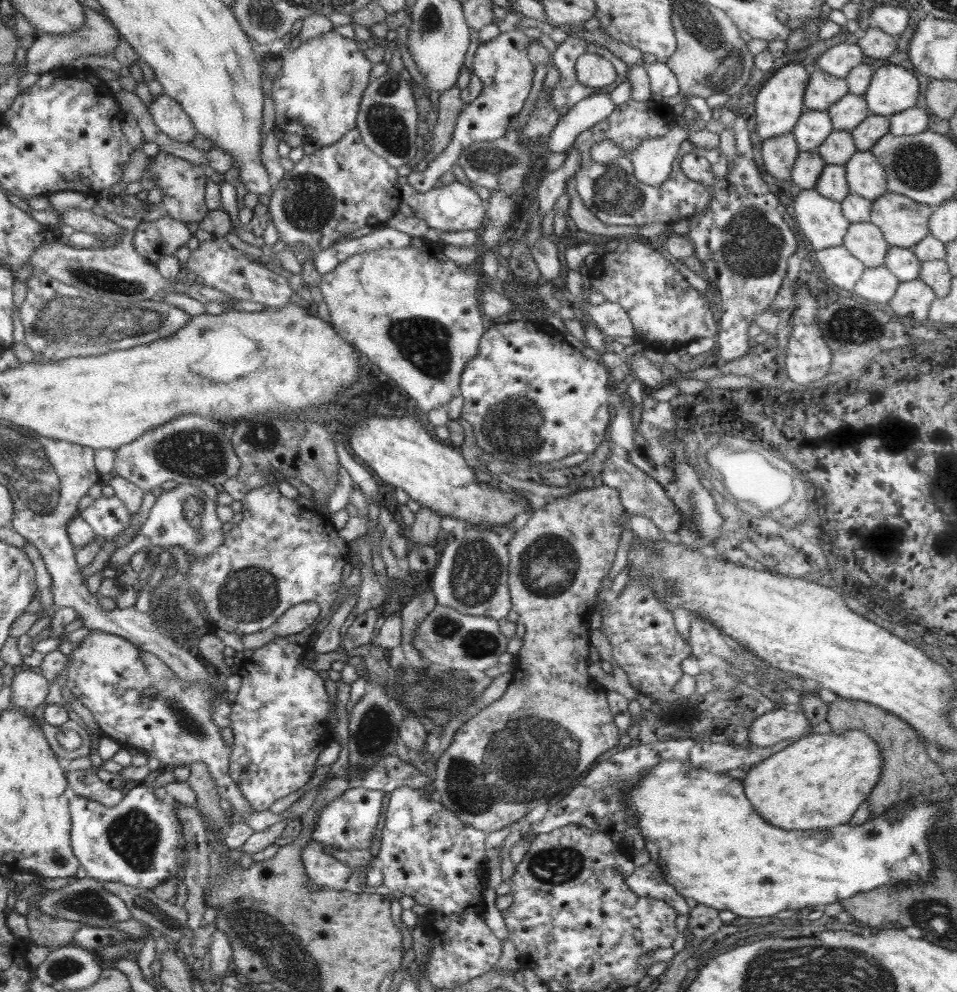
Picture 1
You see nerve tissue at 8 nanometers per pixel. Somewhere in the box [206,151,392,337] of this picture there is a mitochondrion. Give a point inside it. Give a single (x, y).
(306, 200)

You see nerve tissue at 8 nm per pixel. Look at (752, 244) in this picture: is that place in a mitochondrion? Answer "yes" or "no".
yes

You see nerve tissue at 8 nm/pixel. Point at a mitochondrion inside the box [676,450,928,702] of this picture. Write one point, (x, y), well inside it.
(696, 526)

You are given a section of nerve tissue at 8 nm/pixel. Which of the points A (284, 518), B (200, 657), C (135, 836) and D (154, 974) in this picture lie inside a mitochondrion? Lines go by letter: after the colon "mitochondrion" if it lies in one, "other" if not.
A: other
B: other
C: mitochondrion
D: other

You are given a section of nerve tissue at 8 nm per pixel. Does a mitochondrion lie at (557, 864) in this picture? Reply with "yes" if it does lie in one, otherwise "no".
yes

